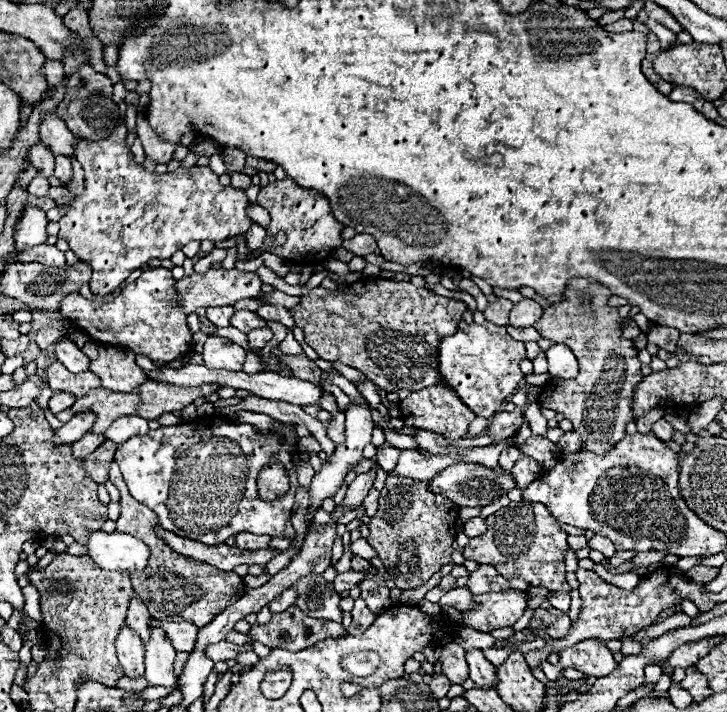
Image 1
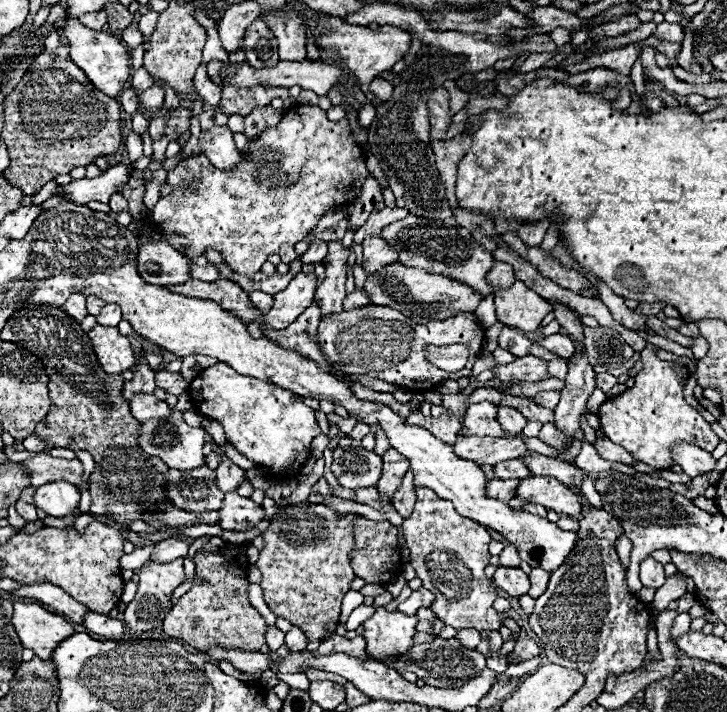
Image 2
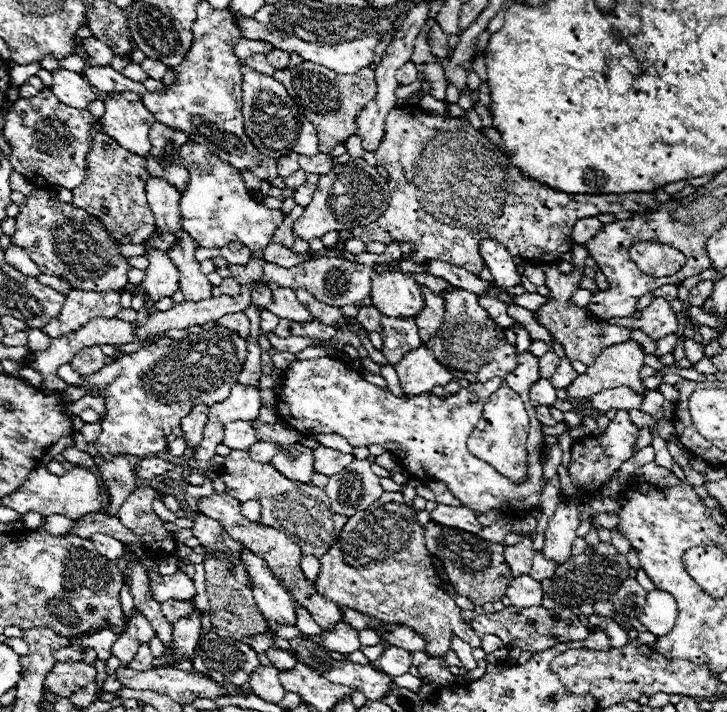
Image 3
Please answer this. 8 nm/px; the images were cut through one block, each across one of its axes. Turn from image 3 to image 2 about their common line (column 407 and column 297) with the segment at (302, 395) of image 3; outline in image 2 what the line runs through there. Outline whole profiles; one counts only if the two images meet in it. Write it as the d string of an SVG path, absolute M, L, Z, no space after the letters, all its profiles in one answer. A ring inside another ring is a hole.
M218 362L204 368L198 378L190 382L190 396L194 406L208 418L220 422L228 436L228 442L244 454L248 460L274 474L282 474L292 464L304 464L308 460L310 442L320 434L314 418L314 410L298 400L292 392L284 388L236 374L228 364Z

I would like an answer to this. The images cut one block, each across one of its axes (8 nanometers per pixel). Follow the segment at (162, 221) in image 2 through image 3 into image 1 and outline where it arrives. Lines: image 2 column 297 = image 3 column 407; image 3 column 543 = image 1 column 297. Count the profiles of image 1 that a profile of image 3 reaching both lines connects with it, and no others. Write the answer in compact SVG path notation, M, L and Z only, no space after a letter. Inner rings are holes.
M290 178L274 180L274 182L260 188L258 204L264 206L270 212L270 224L266 228L264 246L260 250L250 250L248 258L258 258L266 250L266 252L272 252L280 258L288 258L288 260L294 260L294 262L320 262L320 260L326 260L330 256L330 252L342 244L340 234L342 234L344 226L332 216L328 200L316 190L300 188ZM278 230L286 230L288 240L282 246L268 244L268 240Z

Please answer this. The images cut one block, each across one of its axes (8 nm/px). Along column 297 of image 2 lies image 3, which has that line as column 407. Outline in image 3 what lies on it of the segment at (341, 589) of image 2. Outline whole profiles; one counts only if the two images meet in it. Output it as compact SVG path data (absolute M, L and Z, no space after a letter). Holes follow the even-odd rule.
M384 492L384 496L370 504L370 508L348 518L334 546L320 558L320 566L322 568L316 578L316 590L320 596L336 602L338 606L348 606L356 612L380 618L390 624L404 624L414 628L414 632L430 636L430 646L426 648L426 654L444 656L450 650L452 634L460 636L472 648L480 648L482 644L480 636L470 628L470 624L460 618L460 608L456 606L452 596L444 590L442 580L434 570L430 554L424 546L424 534L422 526L416 520L416 510L408 506L398 492Z

